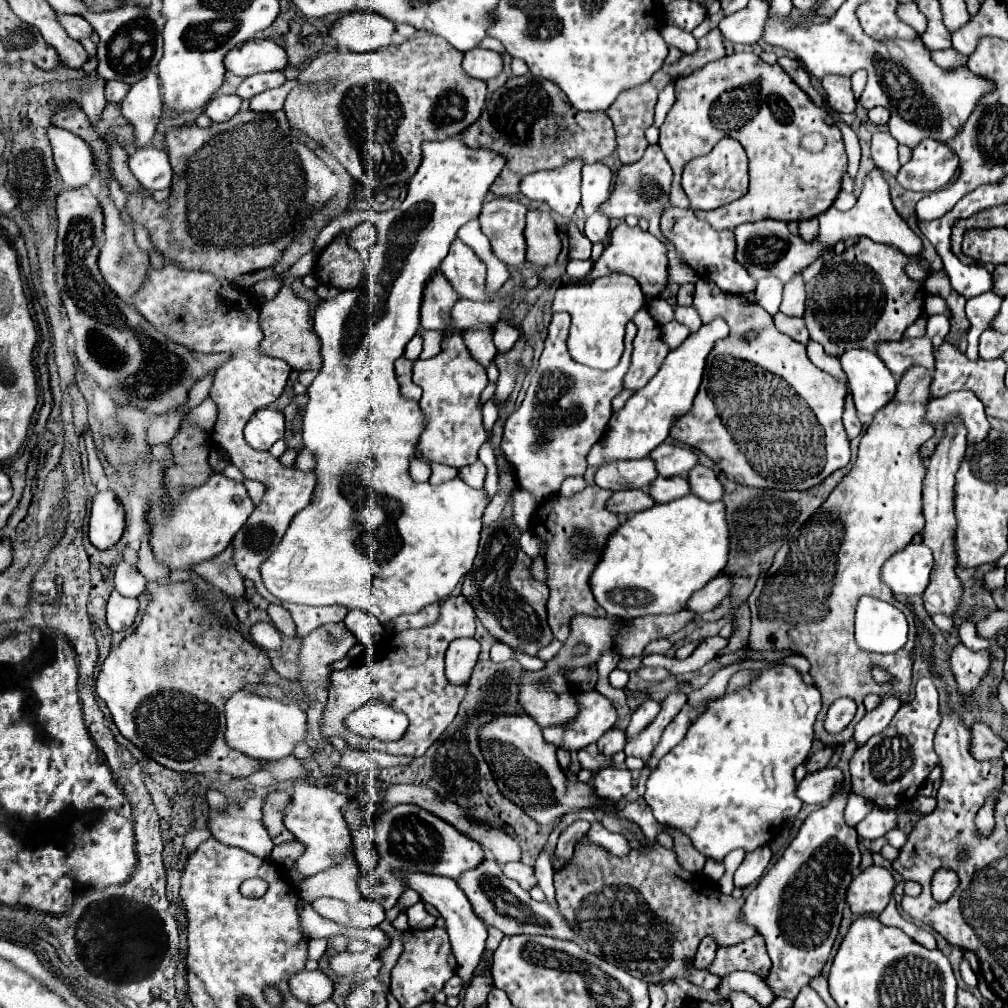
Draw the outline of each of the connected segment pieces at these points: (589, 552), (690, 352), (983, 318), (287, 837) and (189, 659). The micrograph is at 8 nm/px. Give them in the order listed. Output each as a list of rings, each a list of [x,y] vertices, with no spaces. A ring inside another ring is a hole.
[[[586,486],[582,492],[574,494],[572,498],[552,496],[552,500],[546,500],[534,520],[532,530],[536,536],[548,542],[546,552],[546,586],[550,588],[548,598],[548,624],[554,632],[554,638],[564,642],[570,634],[570,622],[578,614],[586,616],[606,616],[606,612],[596,604],[590,588],[588,588],[588,576],[592,568],[596,568],[596,562],[600,560],[600,552],[604,548],[604,540],[608,534],[614,532],[614,528],[622,522],[620,516],[606,510],[606,500],[612,492]]]
[[[714,318],[712,322],[702,324],[700,330],[690,334],[678,348],[674,348],[650,382],[636,390],[622,410],[610,416],[606,434],[588,452],[588,466],[602,466],[610,460],[640,460],[648,456],[658,444],[662,444],[668,438],[676,416],[682,416],[692,408],[692,400],[702,382],[706,358],[712,352],[716,340],[726,338],[728,334],[730,328],[724,318]]]
[[[986,292],[982,296],[976,296],[976,298],[970,298],[966,302],[966,316],[970,320],[970,330],[968,330],[968,350],[966,350],[966,356],[968,358],[978,358],[978,340],[980,340],[980,334],[986,330],[986,326],[990,324],[992,316],[996,316],[996,312],[1000,310],[1003,298],[992,294],[992,292]]]
[[[272,792],[266,798],[264,806],[262,806],[262,824],[266,826],[266,830],[272,836],[274,844],[282,844],[282,842],[294,840],[294,836],[282,824],[284,808],[288,804],[290,804],[290,794],[286,794],[286,792]]]
[[[144,528],[142,546],[138,550],[138,572],[148,580],[144,592],[150,594],[150,602],[138,628],[110,650],[96,680],[96,692],[110,708],[114,724],[118,726],[120,734],[130,740],[138,750],[176,772],[226,772],[230,776],[250,776],[258,772],[260,762],[230,748],[224,738],[226,698],[230,698],[246,684],[278,684],[290,688],[298,700],[304,700],[298,682],[282,680],[274,672],[268,654],[262,648],[252,646],[248,640],[242,638],[240,632],[222,626],[212,610],[196,598],[190,580],[172,582],[168,586],[162,582],[162,578],[168,578],[168,570],[156,564],[156,558],[148,548],[148,528]]]

